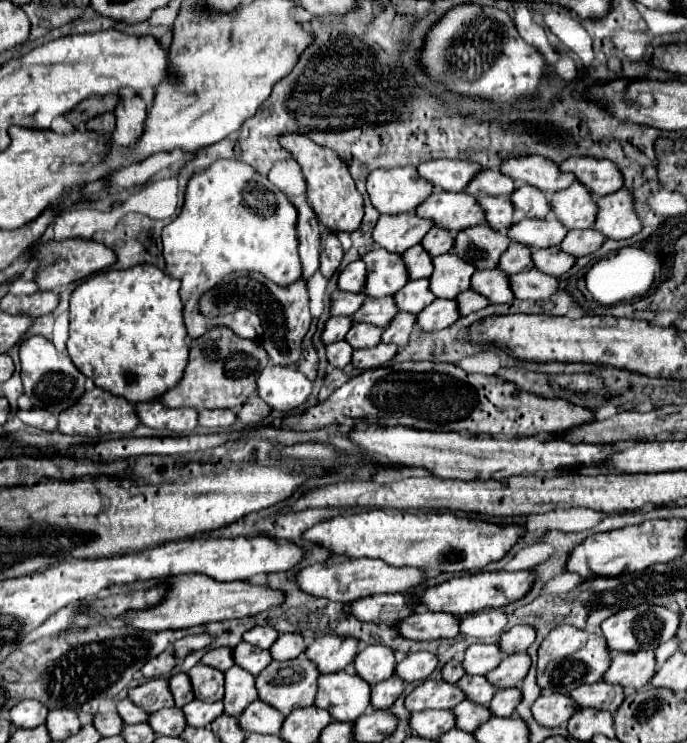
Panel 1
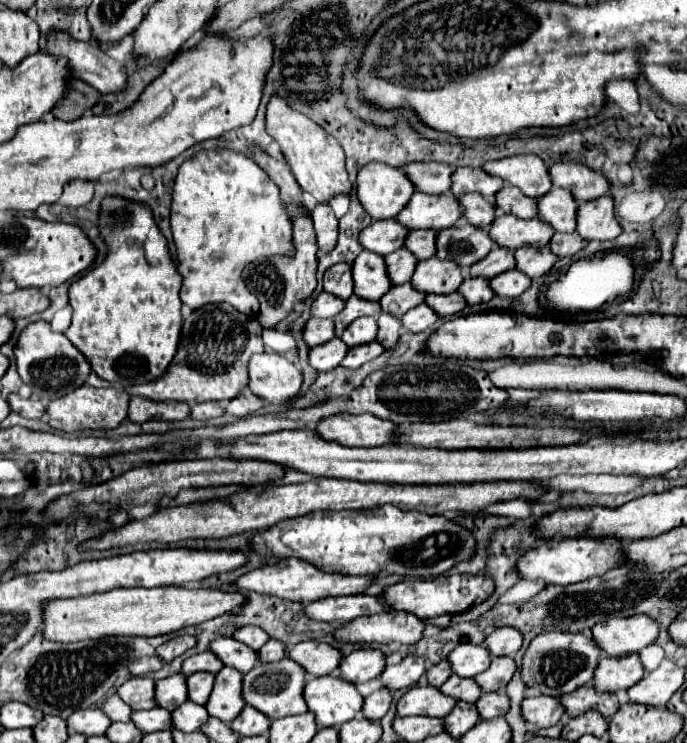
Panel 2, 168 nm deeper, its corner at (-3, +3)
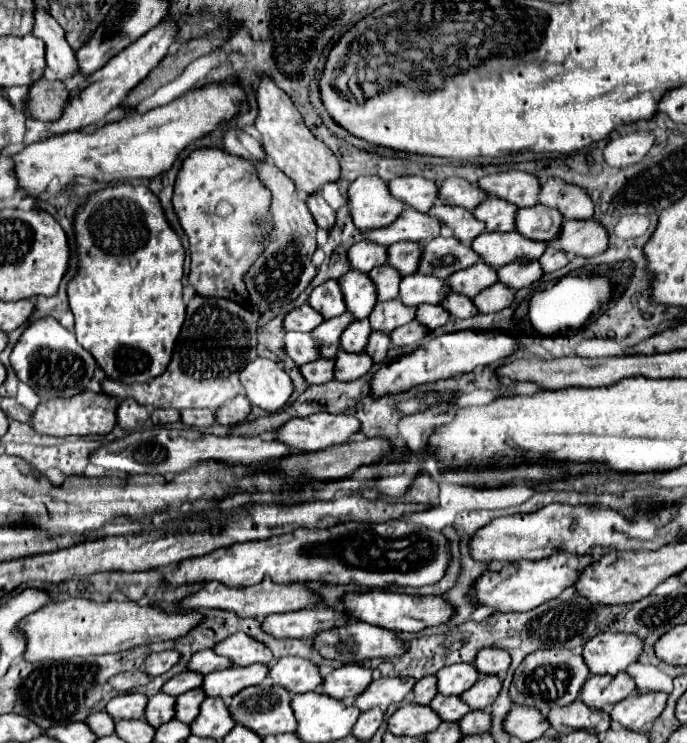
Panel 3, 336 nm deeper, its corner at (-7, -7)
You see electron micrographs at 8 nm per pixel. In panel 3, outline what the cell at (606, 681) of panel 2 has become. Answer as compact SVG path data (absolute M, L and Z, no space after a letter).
M620 672L610 680L610 676L590 676L580 692L580 698L600 710L610 710L616 702L624 700L636 690L636 682L628 672Z

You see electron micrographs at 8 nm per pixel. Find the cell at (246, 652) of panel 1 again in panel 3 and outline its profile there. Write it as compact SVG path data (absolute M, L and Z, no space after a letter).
M204 650L204 652L196 652L196 656L192 656L188 670L210 674L210 672L226 670L226 668L232 668L232 666L234 666L232 660L228 660L226 656L220 656L214 650Z

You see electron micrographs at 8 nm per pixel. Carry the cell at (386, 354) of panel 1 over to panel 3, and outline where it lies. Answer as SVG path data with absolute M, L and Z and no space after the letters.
M340 350L336 354L334 378L336 380L358 380L364 374L368 374L372 370L372 366L374 366L374 360L366 352L352 356L352 354Z

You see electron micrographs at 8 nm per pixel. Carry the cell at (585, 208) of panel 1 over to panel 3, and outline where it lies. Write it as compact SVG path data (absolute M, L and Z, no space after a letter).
M536 204L530 208L520 208L516 216L518 232L530 240L550 242L554 240L564 224L564 216L556 208L548 208L544 204Z

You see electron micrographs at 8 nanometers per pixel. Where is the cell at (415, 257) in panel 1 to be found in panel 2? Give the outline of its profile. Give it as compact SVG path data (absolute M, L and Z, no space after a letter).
M400 248L400 250L394 250L392 254L384 256L384 262L388 266L388 278L390 278L392 286L398 286L398 284L410 282L418 260L408 250Z

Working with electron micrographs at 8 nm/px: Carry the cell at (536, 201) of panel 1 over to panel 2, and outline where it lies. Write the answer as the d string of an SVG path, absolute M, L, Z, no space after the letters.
M508 184L496 192L496 208L504 214L514 214L516 218L536 218L536 198L528 198Z

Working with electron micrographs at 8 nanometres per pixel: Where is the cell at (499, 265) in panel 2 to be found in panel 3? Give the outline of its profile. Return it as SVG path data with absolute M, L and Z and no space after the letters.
M480 260L472 268L466 268L466 270L456 272L454 276L450 276L446 280L446 284L450 284L452 292L464 294L468 298L474 298L476 294L480 294L482 290L486 290L488 286L492 286L496 282L498 282L496 268L488 266L484 260Z

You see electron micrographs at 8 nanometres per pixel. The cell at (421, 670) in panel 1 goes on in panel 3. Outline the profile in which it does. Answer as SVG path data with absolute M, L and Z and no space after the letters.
M384 676L374 680L358 698L356 698L356 706L364 712L368 708L388 708L390 704L400 704L406 694L414 688L416 680L410 676Z

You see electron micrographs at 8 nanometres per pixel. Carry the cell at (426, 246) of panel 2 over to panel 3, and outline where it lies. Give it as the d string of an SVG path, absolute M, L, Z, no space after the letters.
M396 242L388 246L388 264L392 264L402 276L414 274L418 270L422 256L420 242Z

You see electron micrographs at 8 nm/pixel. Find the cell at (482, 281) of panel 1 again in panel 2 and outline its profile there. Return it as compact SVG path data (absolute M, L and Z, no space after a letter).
M466 278L458 292L464 296L466 304L468 306L476 306L476 304L484 304L488 302L490 298L494 298L492 294L492 288L490 288L490 282L484 280L484 278Z

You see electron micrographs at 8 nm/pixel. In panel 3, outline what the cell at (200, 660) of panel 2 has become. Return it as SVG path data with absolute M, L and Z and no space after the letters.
M188 670L188 672L182 672L182 674L174 676L174 678L170 678L170 680L162 686L162 692L172 694L172 696L180 696L180 694L192 690L192 688L200 688L202 682L204 682L204 674L200 674L200 672L190 672L190 670Z

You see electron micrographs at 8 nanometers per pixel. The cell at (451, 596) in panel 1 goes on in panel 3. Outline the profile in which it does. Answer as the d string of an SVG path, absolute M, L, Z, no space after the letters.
M380 590L364 594L348 594L344 598L344 608L352 612L352 618L360 622L368 622L394 632L420 632L428 626L438 626L448 622L454 614L454 606L442 596L414 596L414 594L380 592Z

